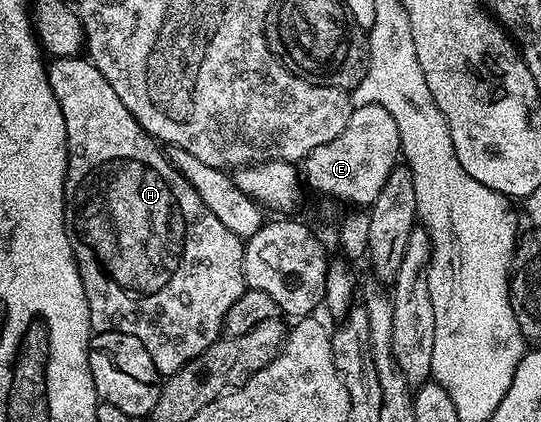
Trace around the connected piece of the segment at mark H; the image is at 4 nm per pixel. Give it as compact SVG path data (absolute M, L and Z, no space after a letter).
M75 57L73 59L54 59L49 64L46 72L46 80L52 85L52 93L56 97L56 101L60 105L60 113L64 115L64 129L66 130L66 232L70 238L72 245L72 253L74 259L78 263L78 272L82 278L82 284L86 290L88 297L88 305L90 306L90 330L91 332L119 331L124 334L131 334L132 337L139 338L143 342L145 349L151 354L152 361L158 370L159 376L169 377L175 371L181 369L185 363L191 363L193 359L197 359L200 353L204 353L204 349L208 349L223 334L222 322L228 313L228 309L232 309L232 305L236 305L236 301L245 293L248 288L246 286L246 278L244 277L244 265L242 264L242 249L244 241L240 237L236 237L236 233L232 233L232 229L227 229L221 221L216 217L216 213L212 213L204 205L204 201L200 201L200 197L196 193L196 189L192 189L192 185L175 169L165 154L162 155L159 144L151 139L149 135L143 131L139 123L132 117L132 113L124 105L124 101L120 101L120 97L116 97L116 91L112 89L112 85L108 85L108 81L104 81L104 73L100 73L100 69L96 69L96 65L91 63L89 58Z

